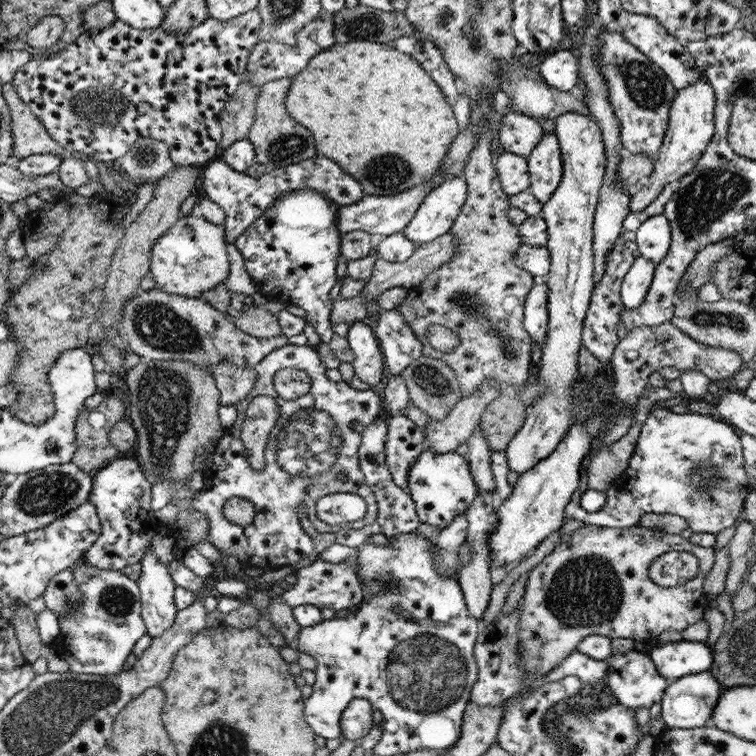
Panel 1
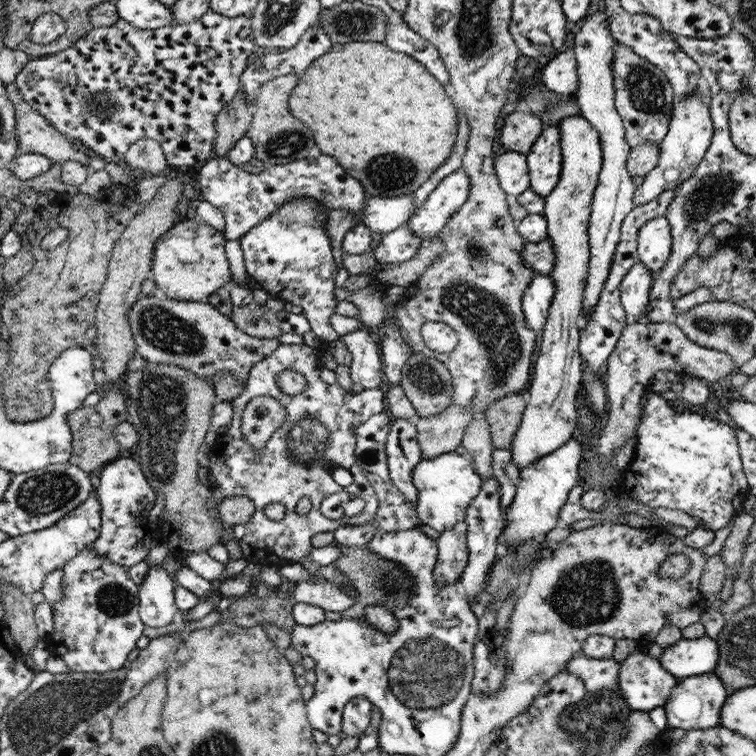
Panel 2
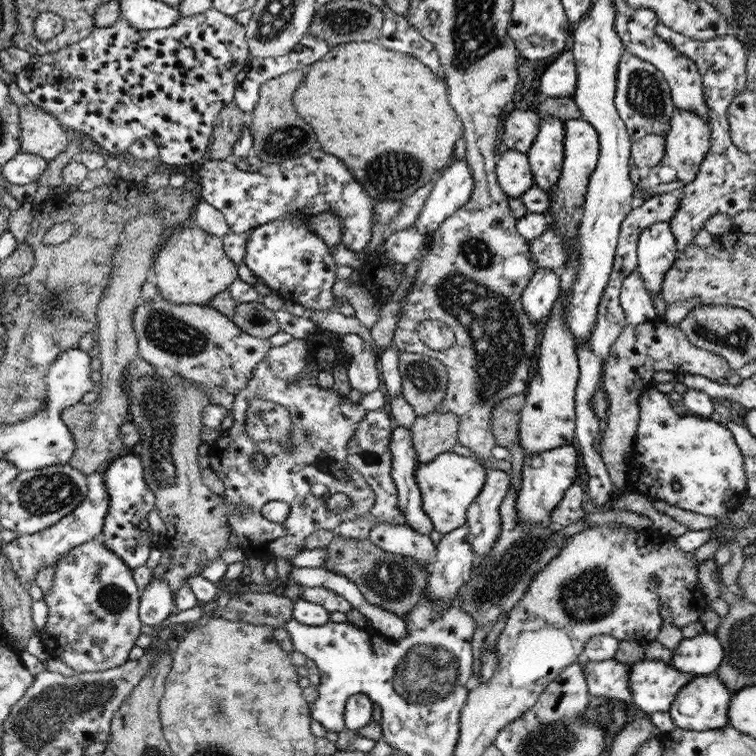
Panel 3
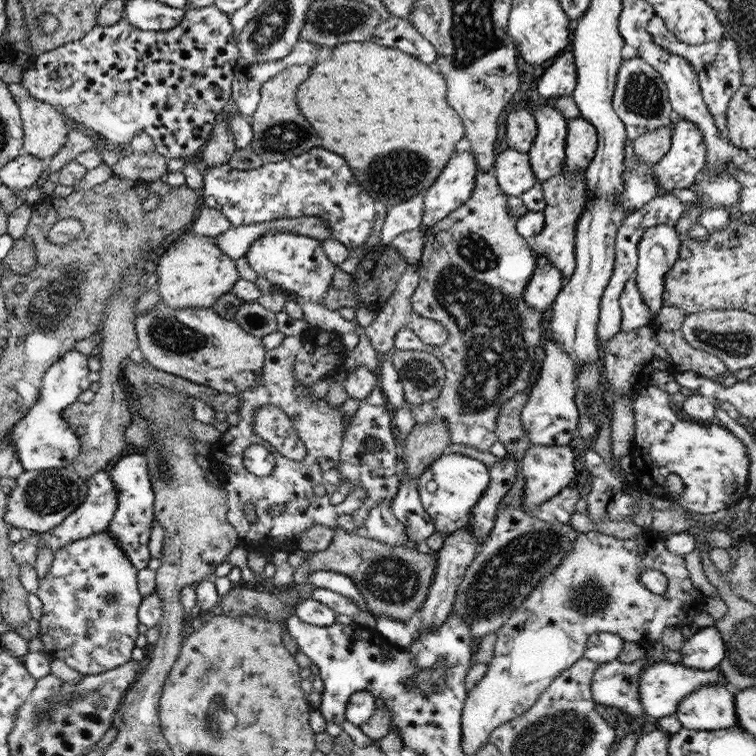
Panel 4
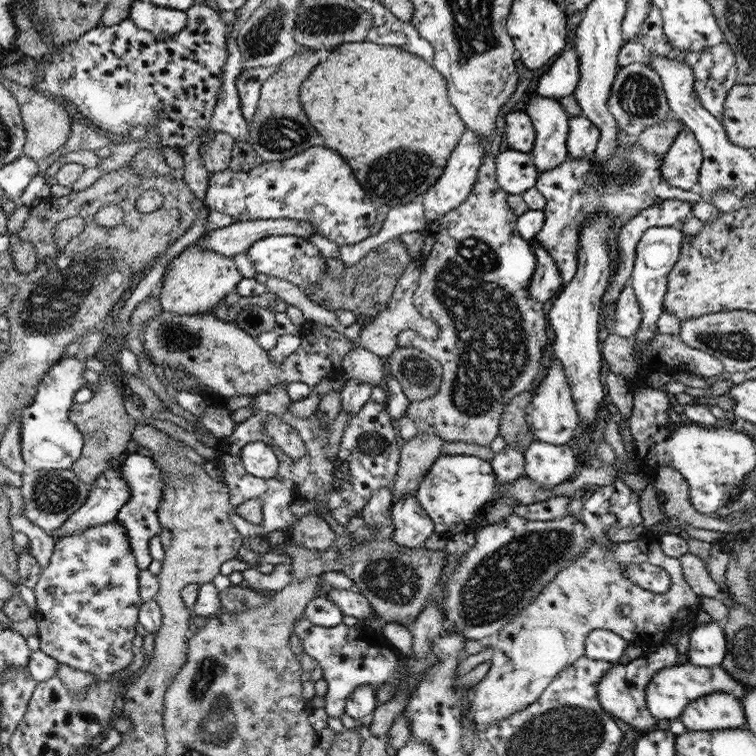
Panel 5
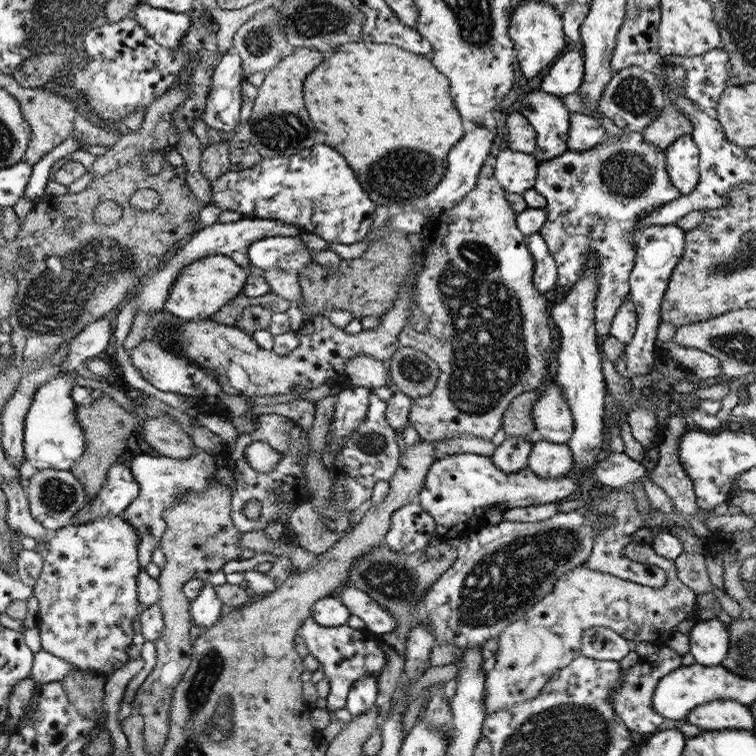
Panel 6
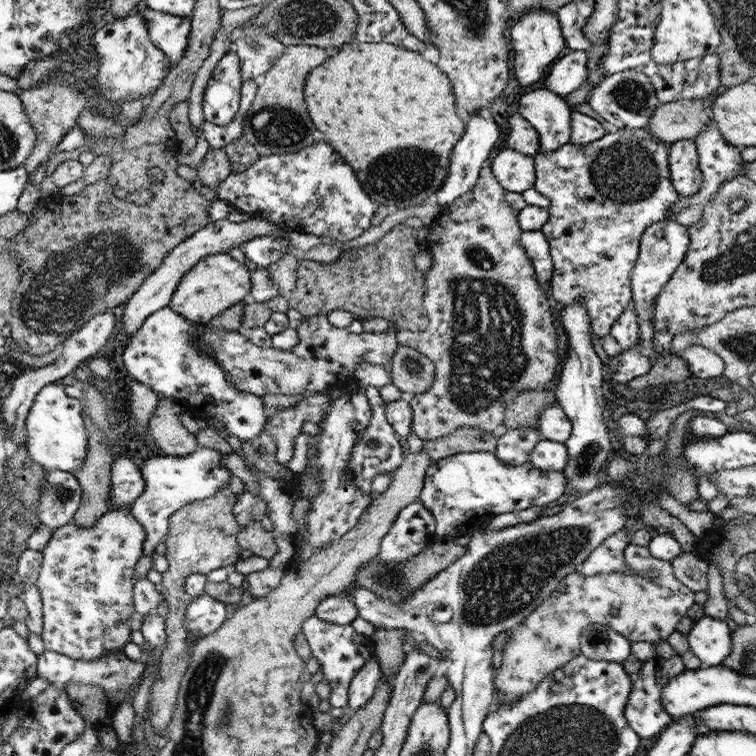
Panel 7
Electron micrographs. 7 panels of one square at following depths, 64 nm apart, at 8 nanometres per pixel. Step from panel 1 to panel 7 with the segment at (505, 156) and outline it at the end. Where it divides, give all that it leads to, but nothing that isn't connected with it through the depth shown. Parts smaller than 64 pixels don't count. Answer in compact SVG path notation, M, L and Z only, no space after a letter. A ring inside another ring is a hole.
M504 149L492 161L492 173L506 192L524 193L534 187L536 182L533 156Z

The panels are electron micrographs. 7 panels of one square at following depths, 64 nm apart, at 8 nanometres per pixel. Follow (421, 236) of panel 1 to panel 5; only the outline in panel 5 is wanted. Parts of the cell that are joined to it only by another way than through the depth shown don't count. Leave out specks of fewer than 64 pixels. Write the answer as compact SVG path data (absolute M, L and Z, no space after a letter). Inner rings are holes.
M477 137L473 144L456 146L456 150L452 152L452 156L448 158L448 166L444 168L442 176L440 176L436 184L421 199L427 224L444 217L448 212L451 212L464 203L466 197L472 193L474 184L476 184L478 172L484 156L486 156L486 151L484 143L478 141Z

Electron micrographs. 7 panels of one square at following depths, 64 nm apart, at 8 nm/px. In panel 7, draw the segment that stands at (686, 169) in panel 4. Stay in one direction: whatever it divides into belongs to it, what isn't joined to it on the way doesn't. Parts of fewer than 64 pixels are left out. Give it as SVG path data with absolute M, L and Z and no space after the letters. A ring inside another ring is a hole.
M682 139L668 146L670 177L680 198L695 195L704 177L700 171L699 157L694 140Z

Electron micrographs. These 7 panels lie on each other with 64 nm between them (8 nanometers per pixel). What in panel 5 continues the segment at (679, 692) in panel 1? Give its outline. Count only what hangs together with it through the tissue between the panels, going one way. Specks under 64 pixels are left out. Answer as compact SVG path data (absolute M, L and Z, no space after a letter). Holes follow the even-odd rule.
M708 694L684 708L679 719L695 731L746 728L742 704L732 694Z

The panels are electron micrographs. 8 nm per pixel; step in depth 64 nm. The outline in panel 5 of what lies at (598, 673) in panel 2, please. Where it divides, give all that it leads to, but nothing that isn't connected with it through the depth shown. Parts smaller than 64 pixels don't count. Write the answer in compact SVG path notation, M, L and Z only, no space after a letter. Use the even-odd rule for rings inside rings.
M662 642L654 646L652 652L644 654L641 658L634 660L630 664L614 663L614 666L608 670L608 674L600 677L600 684L596 686L600 694L600 705L606 713L615 715L624 722L633 726L634 730L644 734L652 730L656 730L658 718L652 716L646 705L646 690L648 690L648 682L652 676L656 676L658 672L670 666L680 665L680 654L672 644Z

